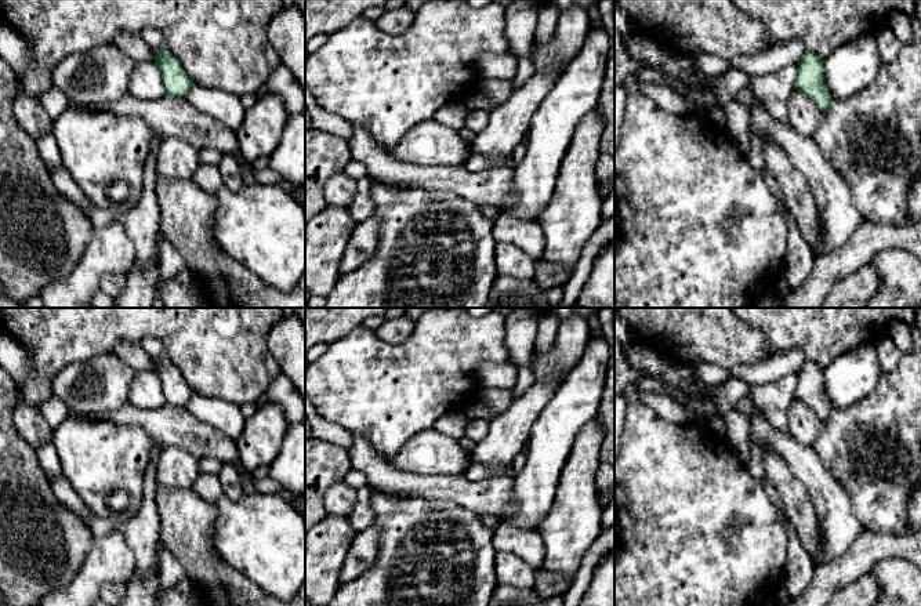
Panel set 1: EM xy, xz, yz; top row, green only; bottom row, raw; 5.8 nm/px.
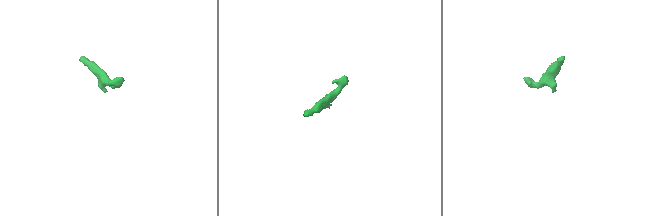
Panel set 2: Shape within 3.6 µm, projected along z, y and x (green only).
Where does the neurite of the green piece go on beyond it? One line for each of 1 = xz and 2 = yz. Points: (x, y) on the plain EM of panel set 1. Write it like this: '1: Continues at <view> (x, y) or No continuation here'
1: Continues at xz (492, 522)
2: No continuation here

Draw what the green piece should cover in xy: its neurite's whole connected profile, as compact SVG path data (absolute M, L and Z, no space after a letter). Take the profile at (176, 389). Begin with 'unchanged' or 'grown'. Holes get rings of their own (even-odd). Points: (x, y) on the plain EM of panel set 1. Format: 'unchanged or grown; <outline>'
unchanged; M153 359L155 373L159 375L166 403L185 406L193 389L184 380L180 370L170 360Z

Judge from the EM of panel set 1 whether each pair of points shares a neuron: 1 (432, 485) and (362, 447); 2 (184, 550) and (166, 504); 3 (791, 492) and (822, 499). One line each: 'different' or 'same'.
1: same
2: same
3: different

